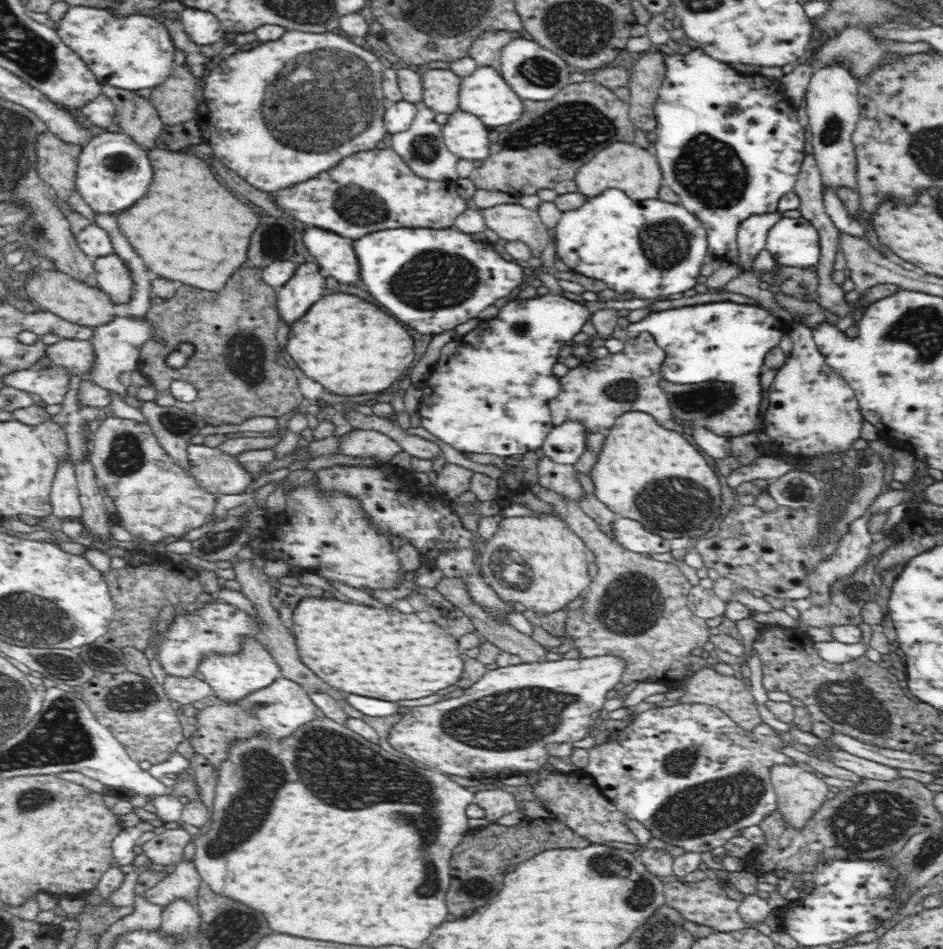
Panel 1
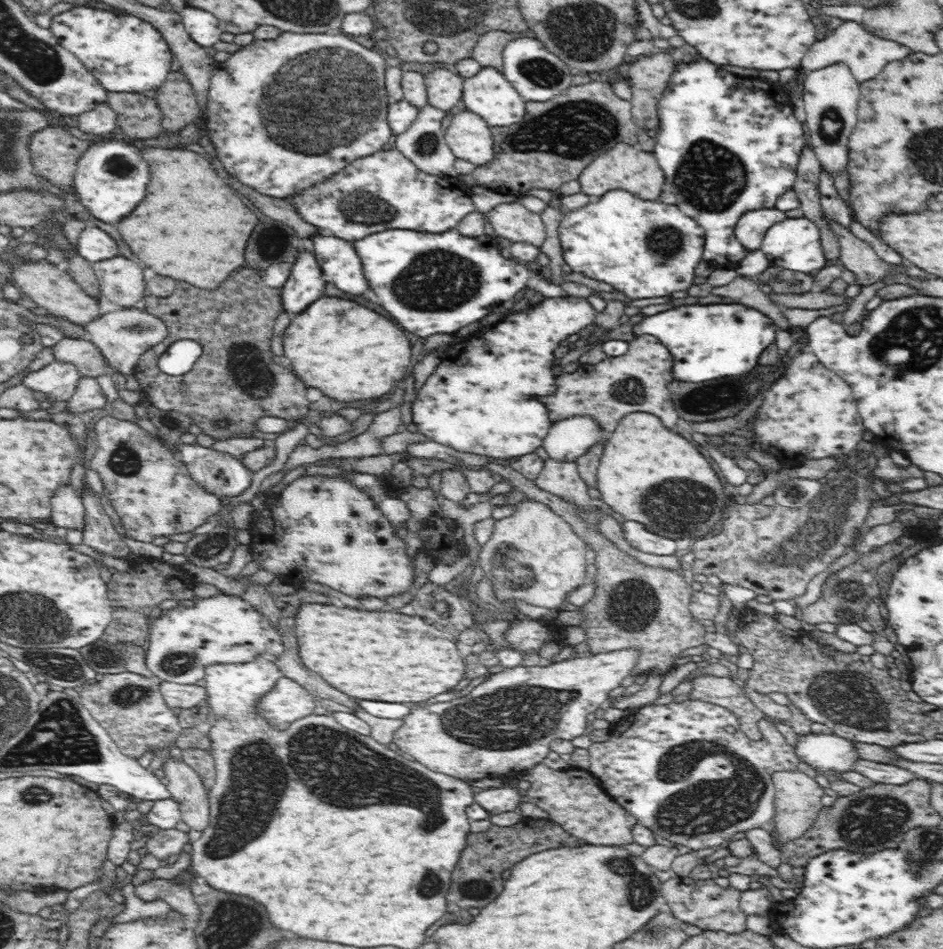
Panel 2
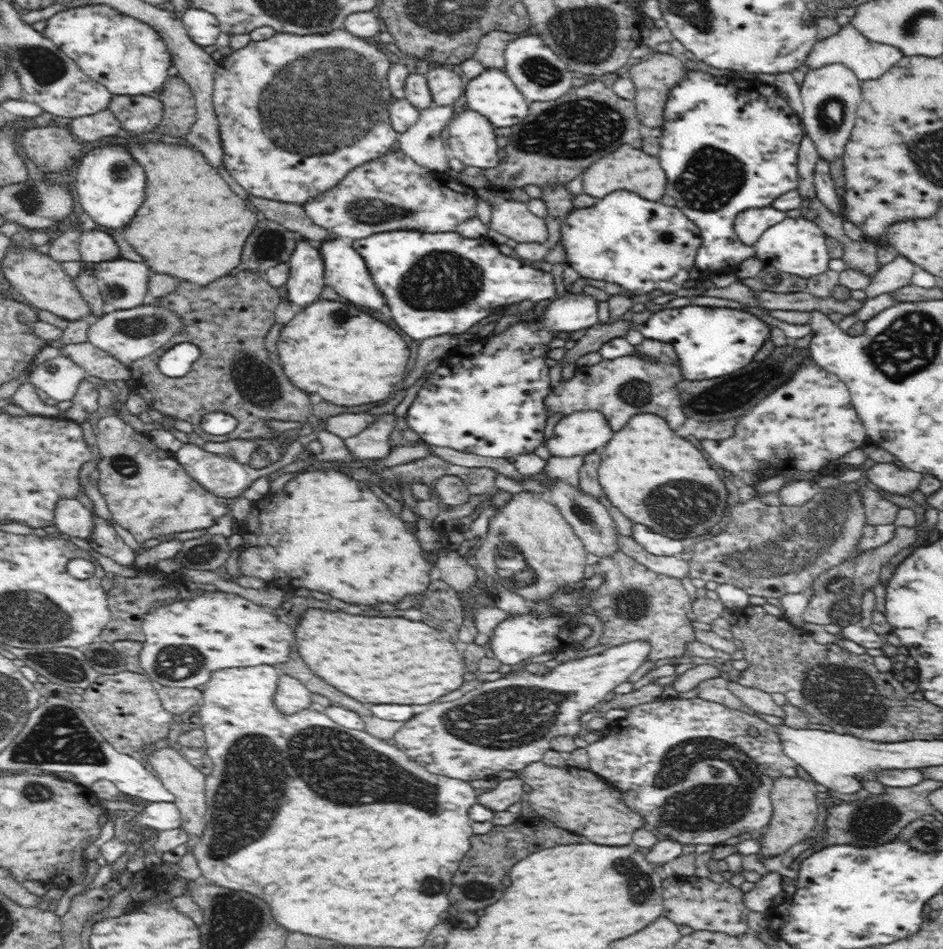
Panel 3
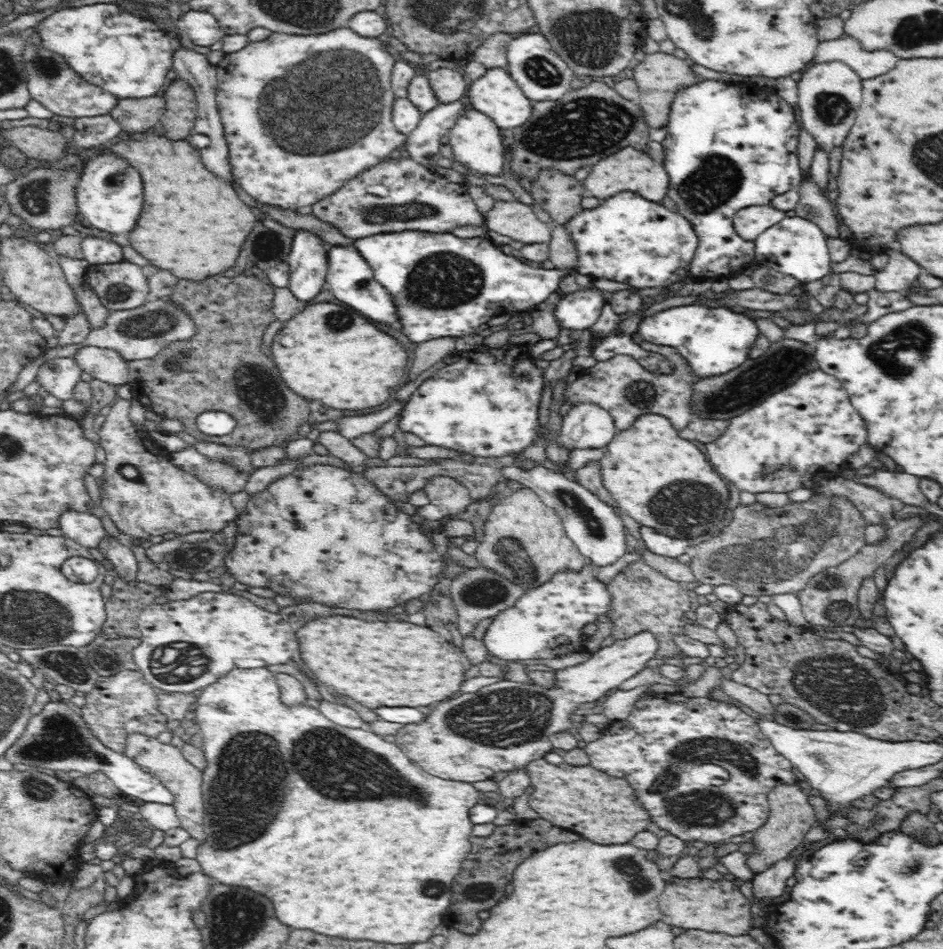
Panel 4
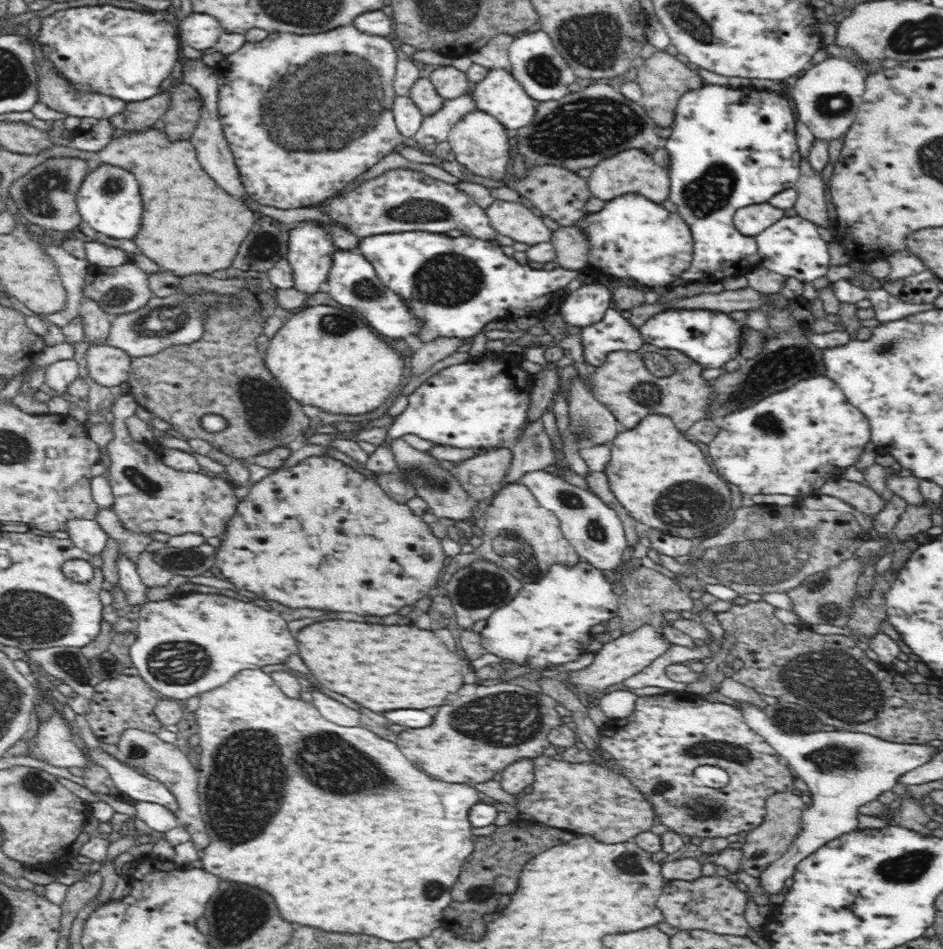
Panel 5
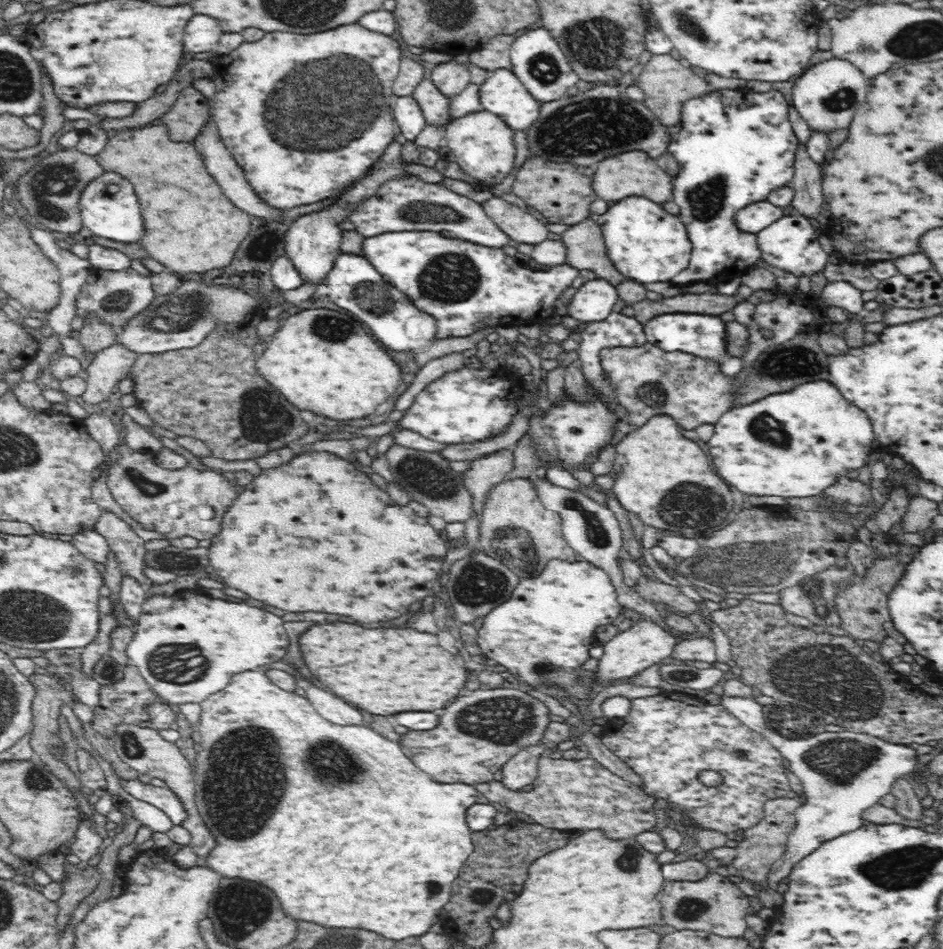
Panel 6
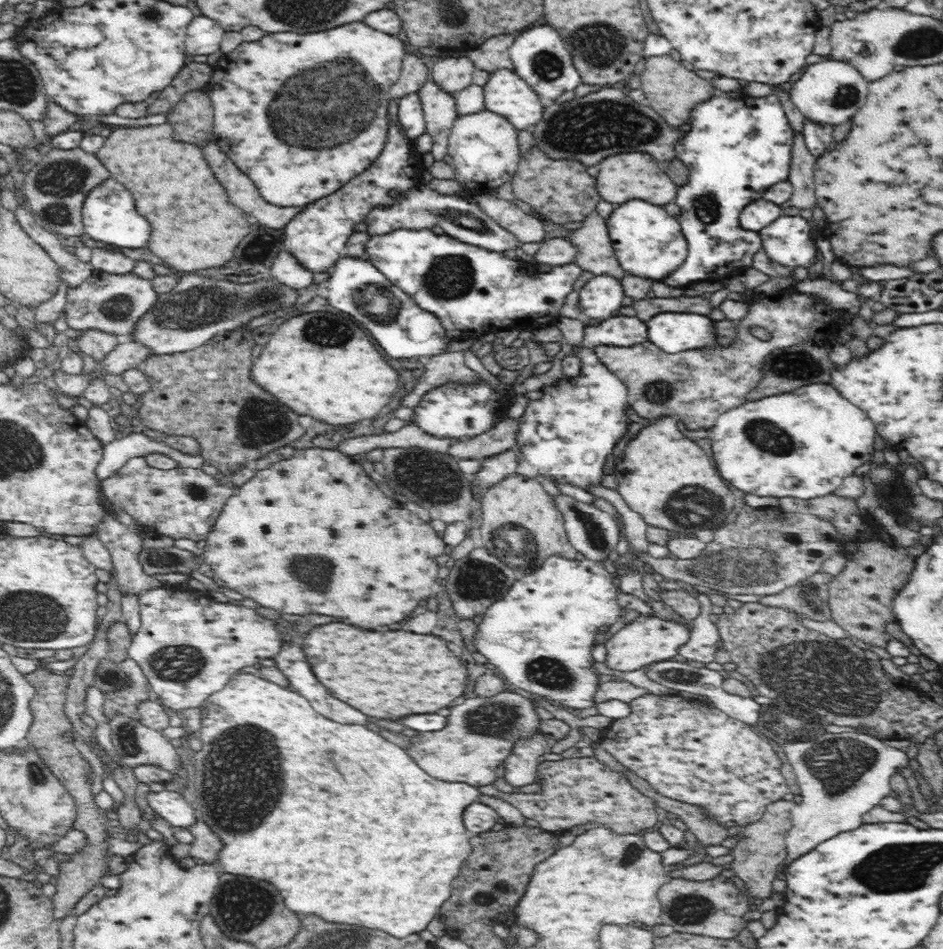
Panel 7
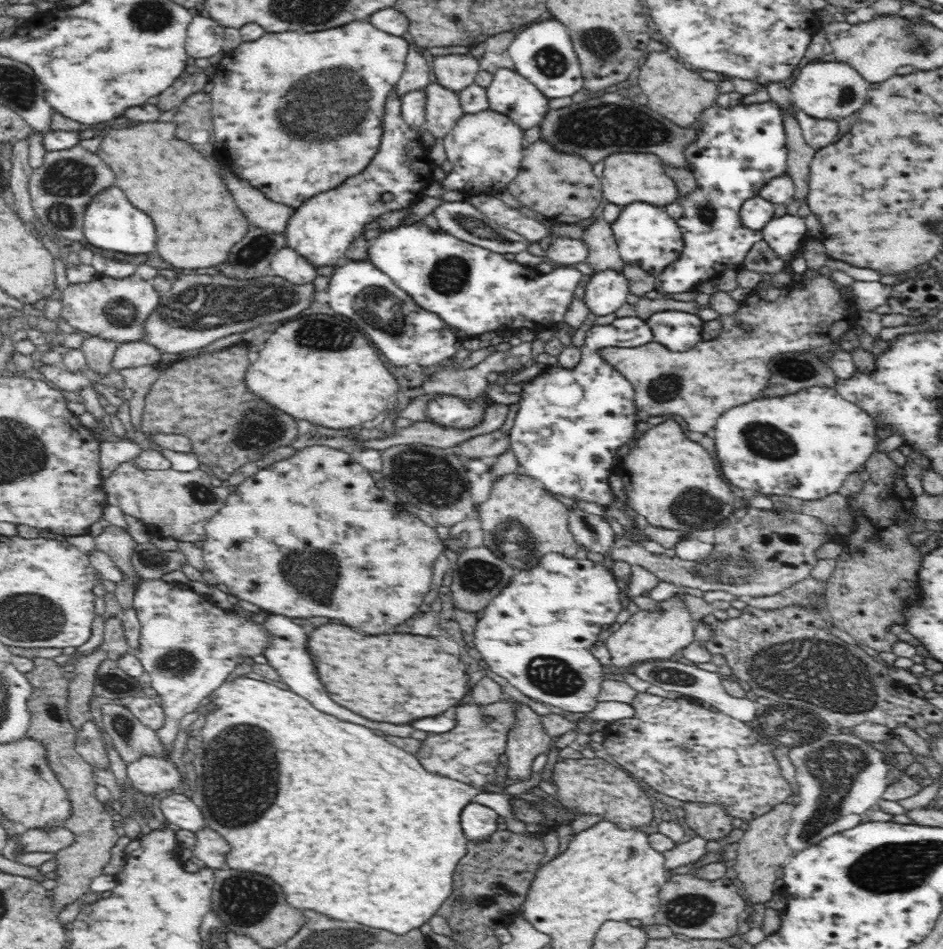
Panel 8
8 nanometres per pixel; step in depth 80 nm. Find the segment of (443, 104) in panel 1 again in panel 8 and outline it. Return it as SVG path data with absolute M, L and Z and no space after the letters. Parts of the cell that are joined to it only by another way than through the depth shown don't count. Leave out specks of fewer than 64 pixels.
M436 56L434 60L434 76L438 84L448 90L460 91L475 83L478 71L481 70L479 62L473 56Z

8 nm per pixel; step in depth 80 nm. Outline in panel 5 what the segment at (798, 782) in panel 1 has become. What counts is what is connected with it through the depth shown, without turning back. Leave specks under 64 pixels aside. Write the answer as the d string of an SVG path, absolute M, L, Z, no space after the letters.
M778 792L772 794L766 800L766 815L761 826L755 830L749 831L742 835L744 846L740 849L743 853L741 869L759 878L763 870L770 867L776 860L782 856L793 846L794 840L803 830L803 813L807 810L807 805L802 802L801 796L797 796L792 792Z

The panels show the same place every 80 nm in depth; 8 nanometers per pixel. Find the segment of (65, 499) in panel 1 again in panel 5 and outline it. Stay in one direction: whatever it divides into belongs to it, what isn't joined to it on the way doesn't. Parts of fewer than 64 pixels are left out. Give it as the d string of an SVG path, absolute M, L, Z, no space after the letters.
M77 518L67 520L67 532L69 538L78 548L92 555L100 554L109 539L96 519Z

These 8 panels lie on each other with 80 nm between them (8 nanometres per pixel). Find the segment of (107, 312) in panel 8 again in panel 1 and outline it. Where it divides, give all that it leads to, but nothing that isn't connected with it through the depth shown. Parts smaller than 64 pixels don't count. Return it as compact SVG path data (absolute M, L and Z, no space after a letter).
M109 254L108 256L96 257L93 259L96 269L96 283L97 286L110 296L110 299L116 305L128 304L132 298L133 280L131 279L130 271L125 265L125 262L116 254Z

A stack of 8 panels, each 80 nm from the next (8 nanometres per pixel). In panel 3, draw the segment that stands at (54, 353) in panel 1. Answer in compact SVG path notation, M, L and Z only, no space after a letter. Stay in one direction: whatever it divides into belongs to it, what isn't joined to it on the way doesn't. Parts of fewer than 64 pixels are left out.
M47 341L44 345L58 348L62 351L62 356L72 360L80 366L88 376L97 377L107 383L116 381L130 382L132 375L130 368L118 362L110 353L98 349L90 342L82 344L65 344L59 341Z

